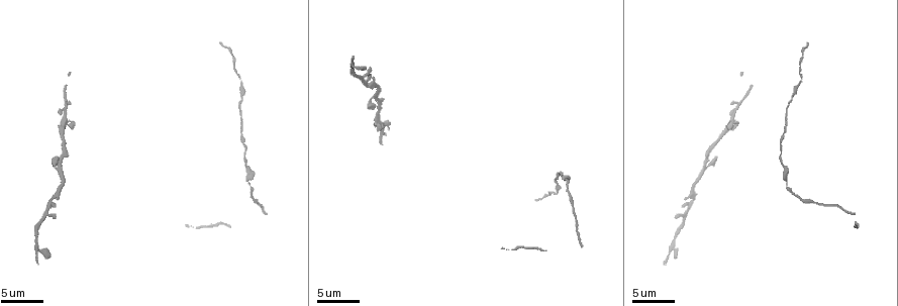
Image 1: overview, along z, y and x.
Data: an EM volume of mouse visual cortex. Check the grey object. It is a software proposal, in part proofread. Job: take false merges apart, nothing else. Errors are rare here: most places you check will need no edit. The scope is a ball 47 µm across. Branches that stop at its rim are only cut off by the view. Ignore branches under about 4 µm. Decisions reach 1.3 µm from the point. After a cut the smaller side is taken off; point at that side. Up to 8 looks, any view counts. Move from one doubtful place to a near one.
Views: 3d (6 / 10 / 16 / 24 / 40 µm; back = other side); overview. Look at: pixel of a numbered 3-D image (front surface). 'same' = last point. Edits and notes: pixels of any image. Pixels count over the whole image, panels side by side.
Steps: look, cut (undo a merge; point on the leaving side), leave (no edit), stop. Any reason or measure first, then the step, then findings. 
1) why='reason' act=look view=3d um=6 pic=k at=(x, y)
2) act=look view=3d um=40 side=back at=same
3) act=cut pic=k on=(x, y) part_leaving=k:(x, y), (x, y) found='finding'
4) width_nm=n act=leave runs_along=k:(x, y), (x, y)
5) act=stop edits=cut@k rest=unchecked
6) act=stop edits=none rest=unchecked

why='thick turns thin' act=look view=3d um=10 pic=1 at=(780, 148)

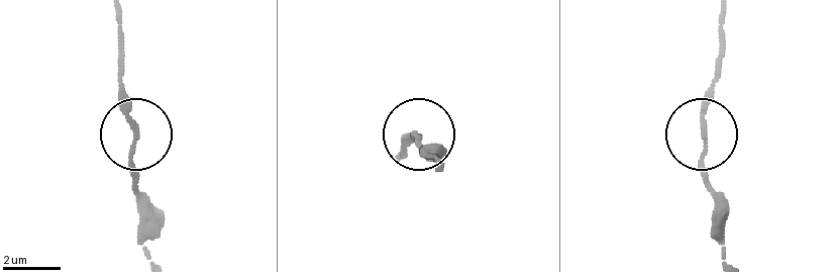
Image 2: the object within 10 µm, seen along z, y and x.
why='other side' act=look view=3d um=10 side=back pic=2 at=(134, 127)

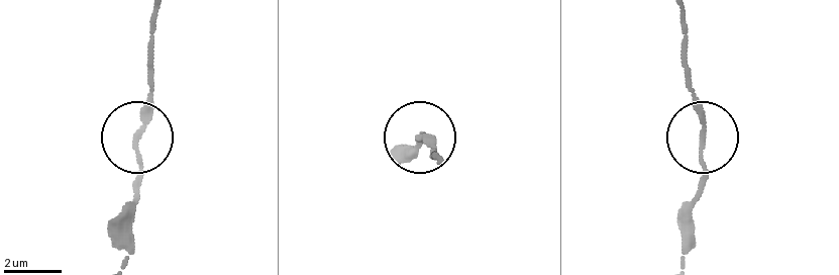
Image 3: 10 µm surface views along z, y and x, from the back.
act=leave found='one neuron here'

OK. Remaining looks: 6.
why='thick turns thin' act=look view=3d um=16 pic=1 at=(250, 182)

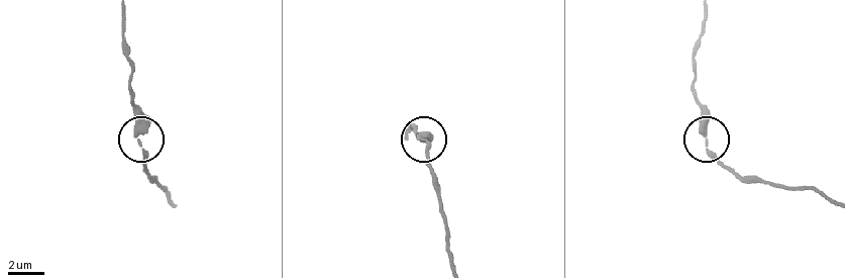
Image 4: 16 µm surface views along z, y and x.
act=look view=3d um=16 side=back pic=4 at=(138, 143)

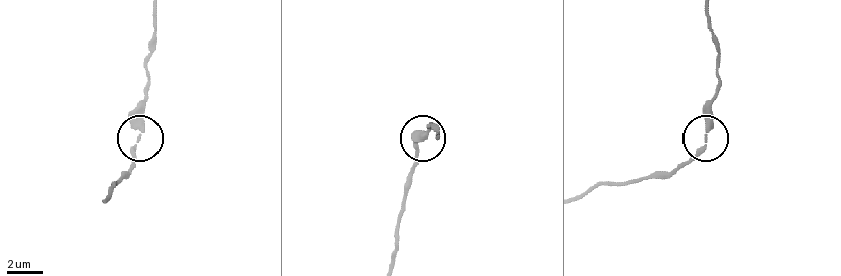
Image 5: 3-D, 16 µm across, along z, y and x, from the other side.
act=leave found='continuous, no second neuron'

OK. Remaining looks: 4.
why='calibre changes' act=look view=3d um=10 pic=1 at=(240, 100)

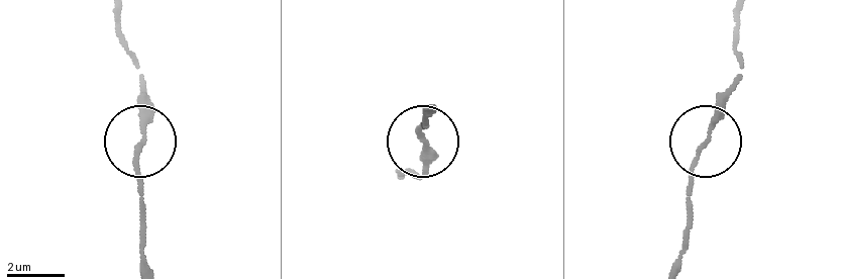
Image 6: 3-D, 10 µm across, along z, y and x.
width_nm=170 act=leave found='continuous, no second neuron'

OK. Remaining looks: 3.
why='thin neck' act=look view=3d um=10 pic=1 at=(374, 97)

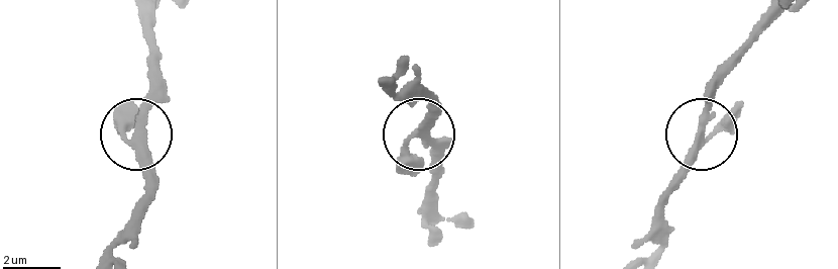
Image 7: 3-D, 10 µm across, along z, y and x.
arms=3 act=leave runs_along=7:(155, 12), (155, 78), (134, 143), (141, 198) found='continuous, no second neuron'

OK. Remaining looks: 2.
act=stop edits=none rest=unchecked

